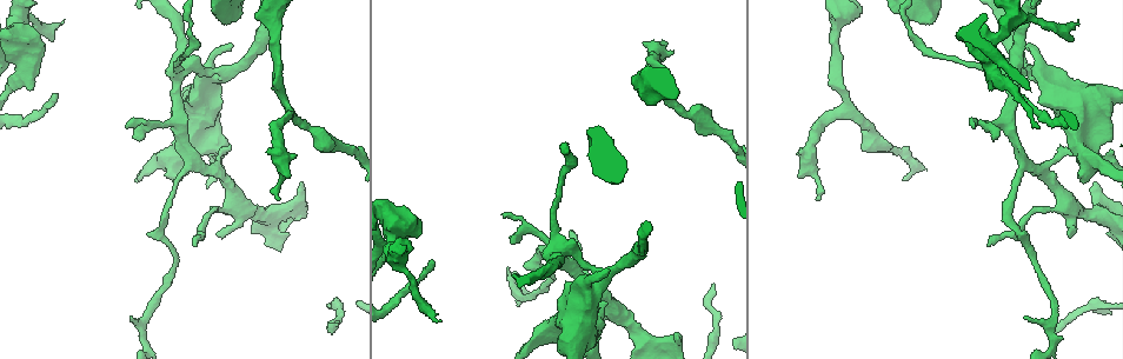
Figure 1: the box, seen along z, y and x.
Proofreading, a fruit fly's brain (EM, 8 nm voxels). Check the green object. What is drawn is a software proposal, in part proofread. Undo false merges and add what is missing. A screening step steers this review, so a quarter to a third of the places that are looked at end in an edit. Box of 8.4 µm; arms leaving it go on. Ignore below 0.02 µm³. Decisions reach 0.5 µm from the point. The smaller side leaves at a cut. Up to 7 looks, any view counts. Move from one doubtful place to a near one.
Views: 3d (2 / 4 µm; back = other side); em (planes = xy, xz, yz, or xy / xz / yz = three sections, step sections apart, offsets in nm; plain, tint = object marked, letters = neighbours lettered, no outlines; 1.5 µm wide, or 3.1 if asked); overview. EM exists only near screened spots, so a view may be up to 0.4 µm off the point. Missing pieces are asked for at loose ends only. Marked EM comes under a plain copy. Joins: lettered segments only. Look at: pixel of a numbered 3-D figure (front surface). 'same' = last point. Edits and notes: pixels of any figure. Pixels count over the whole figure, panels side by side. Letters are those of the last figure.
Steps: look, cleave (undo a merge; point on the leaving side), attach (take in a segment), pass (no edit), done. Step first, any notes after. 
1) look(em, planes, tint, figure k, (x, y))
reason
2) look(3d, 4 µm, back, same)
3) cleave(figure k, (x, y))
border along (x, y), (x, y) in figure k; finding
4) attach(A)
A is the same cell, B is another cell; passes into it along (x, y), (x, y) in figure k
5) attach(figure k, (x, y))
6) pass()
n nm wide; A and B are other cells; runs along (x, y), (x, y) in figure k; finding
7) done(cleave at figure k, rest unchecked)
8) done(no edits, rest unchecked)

look(em, planes, tint, figure 1, (222, 73))

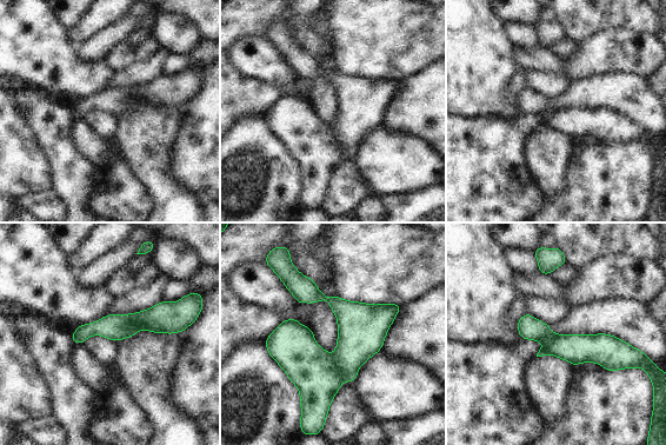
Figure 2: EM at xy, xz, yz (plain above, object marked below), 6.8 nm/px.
look(em, planes, letters, same)

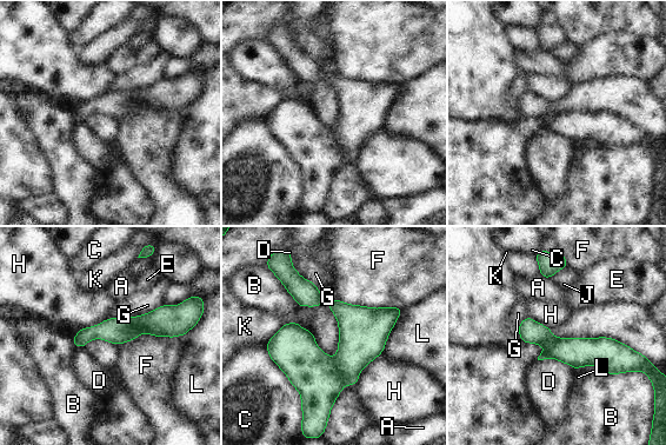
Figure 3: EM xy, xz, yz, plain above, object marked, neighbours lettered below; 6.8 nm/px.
pass()
A, B, C, D, E, F, G, H, J, K and L are other cells; runs along (521, 326), (561, 350), (632, 358) in figure 3; continuous, no second cell

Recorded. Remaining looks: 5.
look(3d, 2 µm, back, figure 1, (1093, 184))
branch stops here

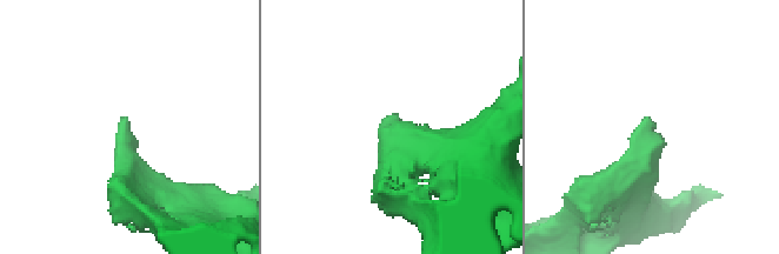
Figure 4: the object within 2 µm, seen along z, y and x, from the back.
look(em, planes, letters, figure 4, (650, 116))

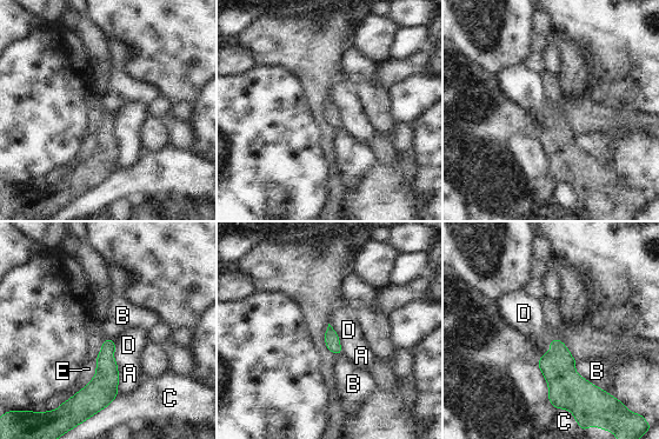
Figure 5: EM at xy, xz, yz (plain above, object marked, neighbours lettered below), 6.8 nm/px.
pass()
E touches over 380 nm; A, B, C, D and E are other cells; no lettered segment goes on from it

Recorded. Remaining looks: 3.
look(3d, 2 µm, figure 1, (850, 107))
arms part here

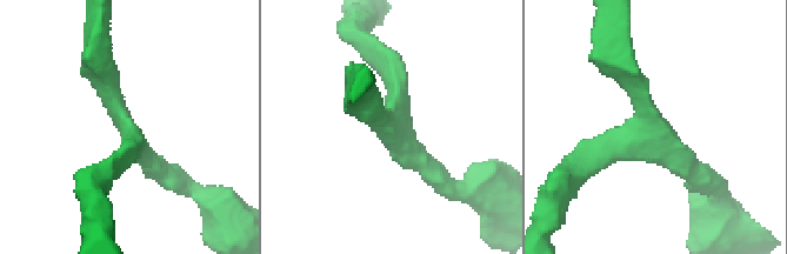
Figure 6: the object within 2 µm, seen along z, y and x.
look(em, planes, tint, figure 6, (655, 130))
3 arms; arms of 170, 190, 190 nm

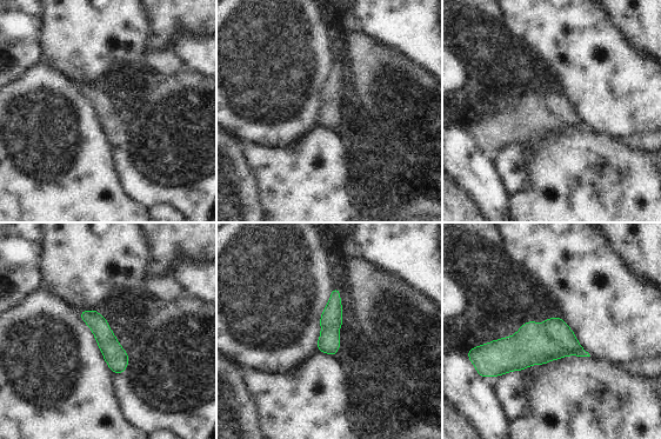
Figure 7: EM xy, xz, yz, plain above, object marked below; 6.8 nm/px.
look(em, planes, letters, same)

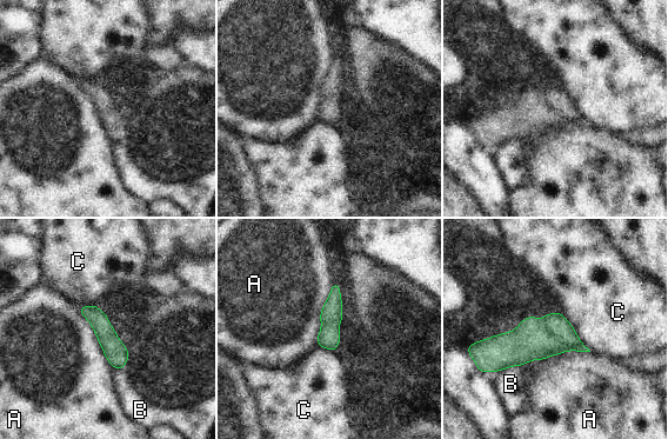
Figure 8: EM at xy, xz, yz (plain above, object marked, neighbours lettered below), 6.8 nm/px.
pass()
A, B and C are other cells; border along (589, 351), (565, 351), (521, 365) in figure 8; one cell here

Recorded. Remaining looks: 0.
done(no edits, rest unchecked)

